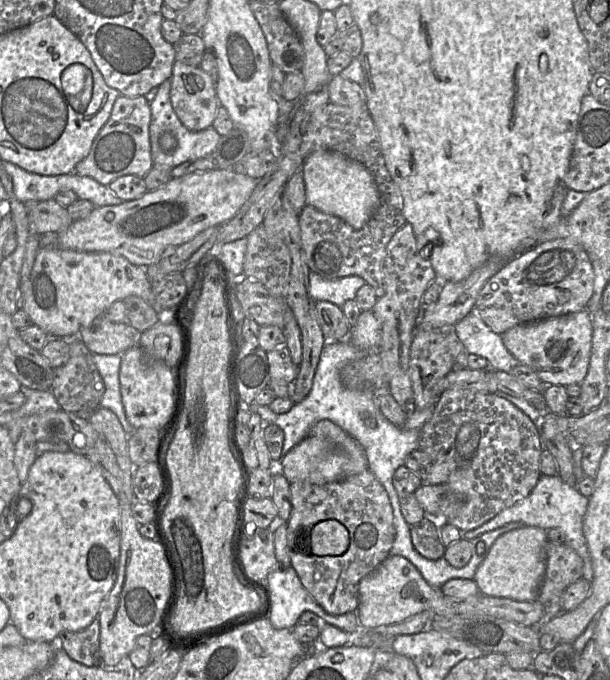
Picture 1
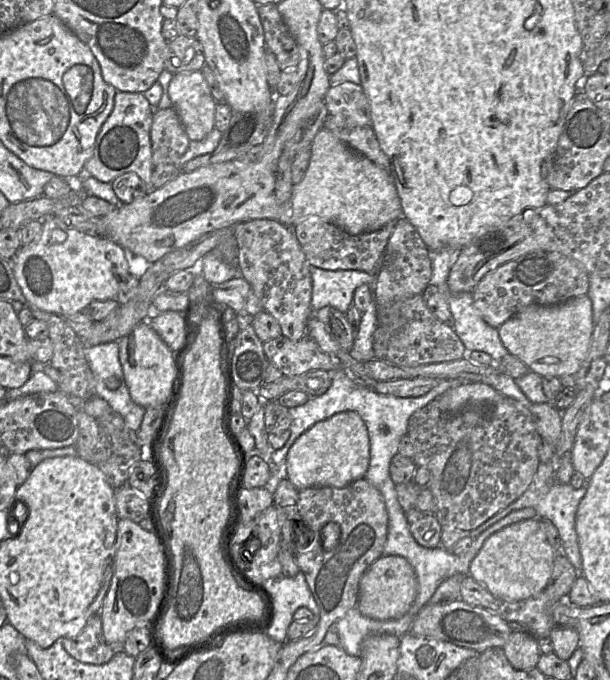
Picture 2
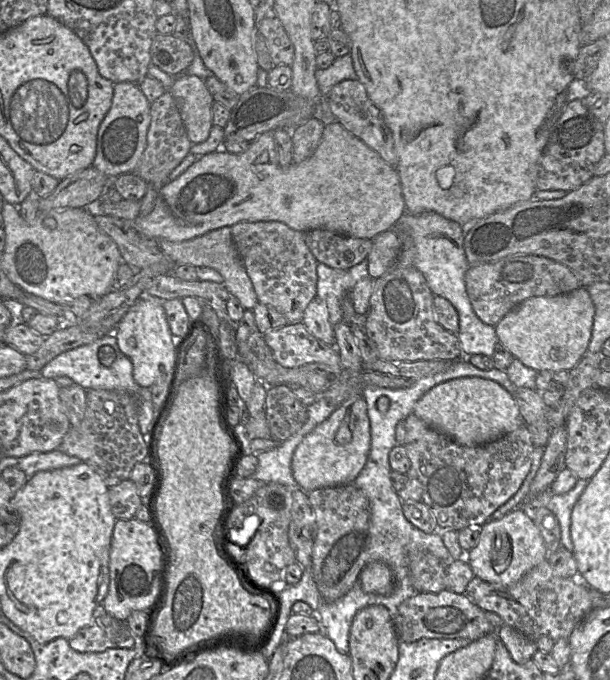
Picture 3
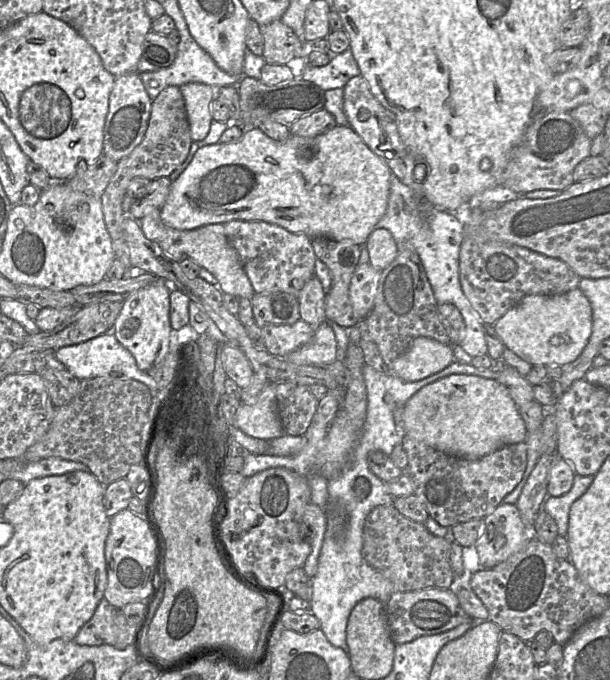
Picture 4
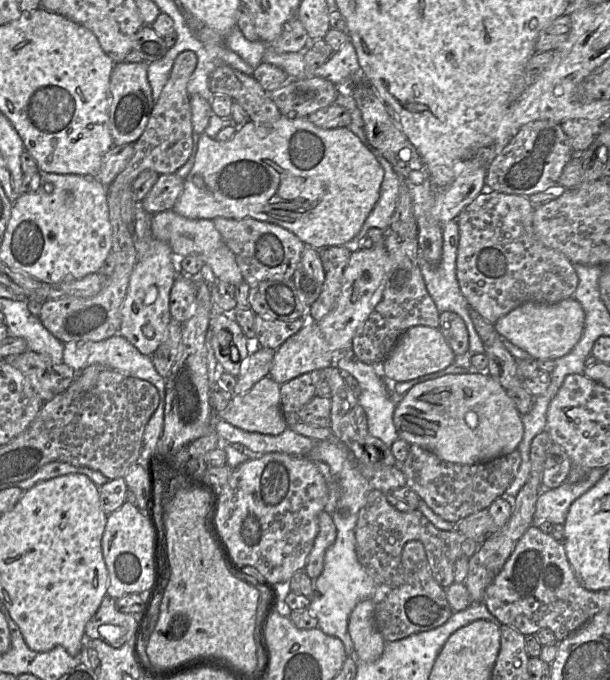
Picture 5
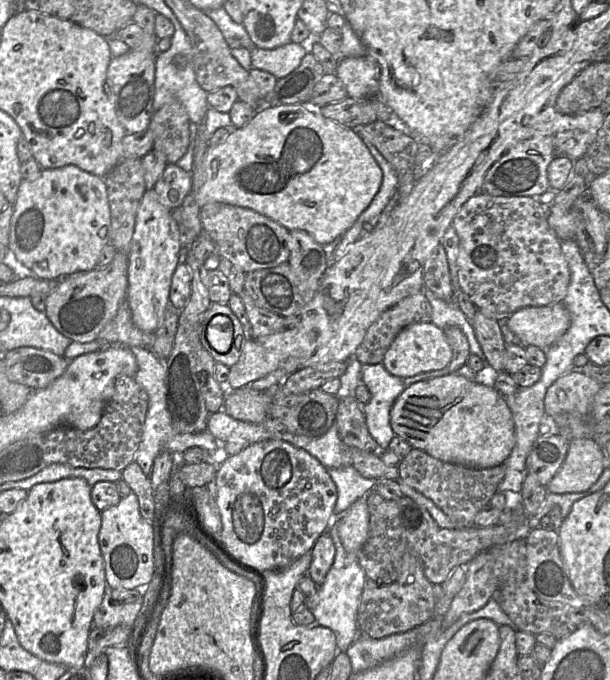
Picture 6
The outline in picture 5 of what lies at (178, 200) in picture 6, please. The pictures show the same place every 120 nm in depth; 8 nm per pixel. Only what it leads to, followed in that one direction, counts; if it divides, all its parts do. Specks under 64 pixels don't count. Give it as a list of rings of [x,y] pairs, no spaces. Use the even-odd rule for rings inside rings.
[[[176,173],[159,175],[156,183],[141,201],[141,208],[148,215],[172,210],[184,189],[184,180]]]

